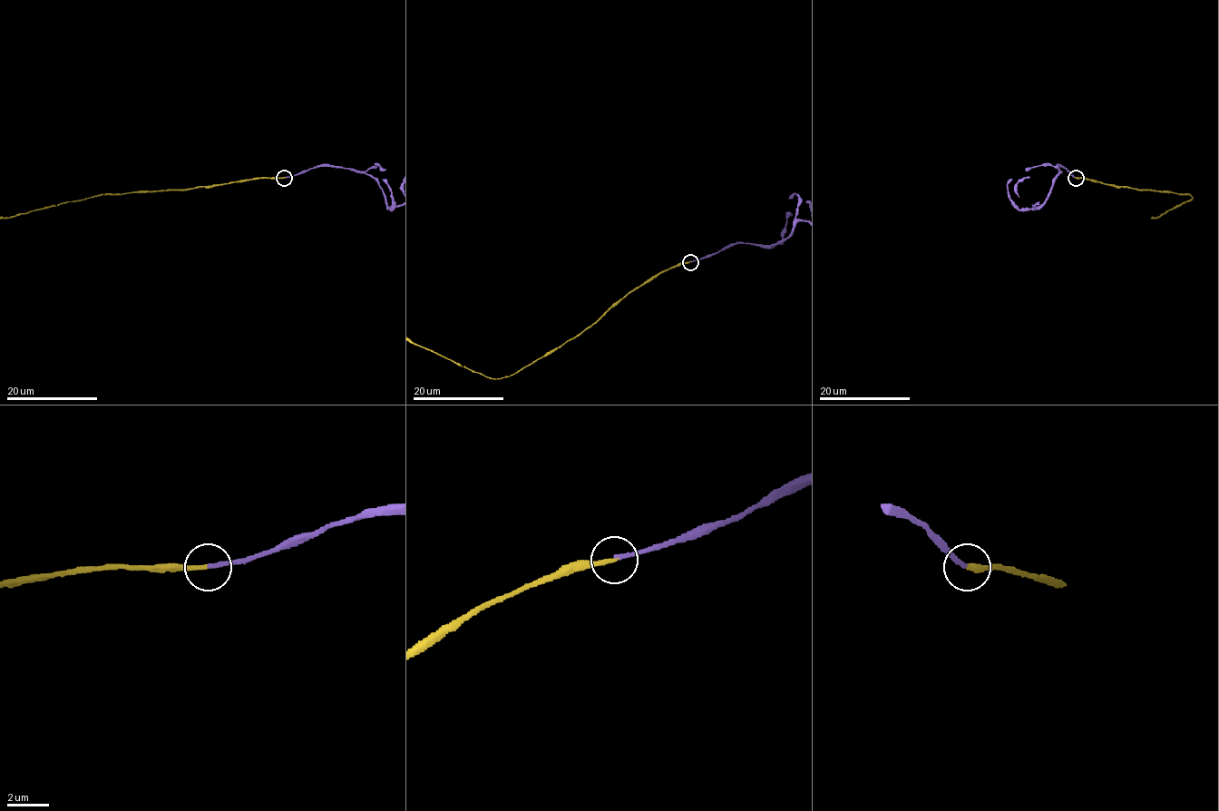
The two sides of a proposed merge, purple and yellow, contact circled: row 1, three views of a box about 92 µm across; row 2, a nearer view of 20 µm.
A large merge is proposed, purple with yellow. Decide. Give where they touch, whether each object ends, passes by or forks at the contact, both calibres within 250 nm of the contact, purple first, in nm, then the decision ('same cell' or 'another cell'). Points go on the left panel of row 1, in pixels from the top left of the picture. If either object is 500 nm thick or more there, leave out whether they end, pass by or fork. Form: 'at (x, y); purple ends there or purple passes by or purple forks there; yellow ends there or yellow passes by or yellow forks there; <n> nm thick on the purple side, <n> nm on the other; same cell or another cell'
at (284, 178); purple ends there; yellow ends there; 200 nm thick on the purple side, 200 nm on the other; same cell

